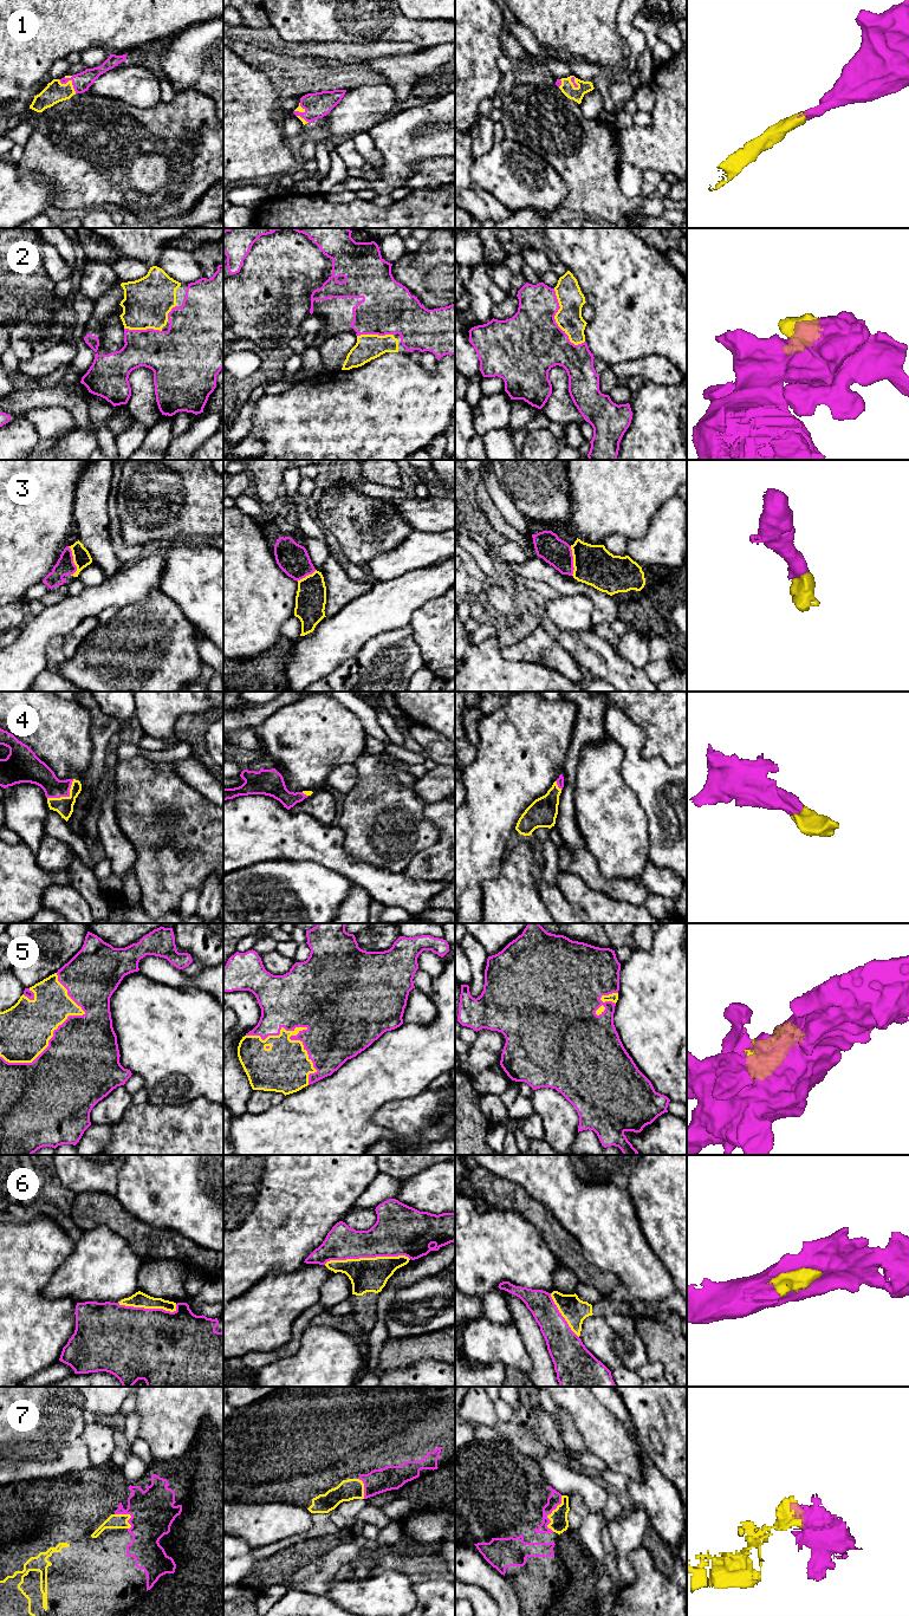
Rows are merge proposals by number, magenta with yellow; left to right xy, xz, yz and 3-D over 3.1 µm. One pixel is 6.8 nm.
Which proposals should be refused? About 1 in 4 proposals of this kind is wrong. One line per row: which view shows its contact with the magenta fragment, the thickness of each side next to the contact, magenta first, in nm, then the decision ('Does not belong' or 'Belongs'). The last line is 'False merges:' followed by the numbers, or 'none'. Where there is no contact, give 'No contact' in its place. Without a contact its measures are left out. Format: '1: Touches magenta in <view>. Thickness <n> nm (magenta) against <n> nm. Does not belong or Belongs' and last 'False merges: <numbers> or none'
1: Touches magenta in xy. Thickness 120 nm (magenta) against 140 nm. Belongs
2: Touches magenta in yz. Thickness 440 nm (magenta) against 180 nm. Belongs
3: Touches magenta in xy. Thickness 120 nm (magenta) against 120 nm. Belongs
4: Touches magenta in xy. Thickness 160 nm (magenta) against 130 nm. Belongs
5: Touches magenta in xz. Thickness 400 nm (magenta) against 340 nm. Belongs
6: Touches magenta in xz. Thickness 300 nm (magenta) against 240 nm. Belongs
7: Touches magenta in yz. Thickness 90 nm (magenta) against 120 nm. Belongs
False merges: none

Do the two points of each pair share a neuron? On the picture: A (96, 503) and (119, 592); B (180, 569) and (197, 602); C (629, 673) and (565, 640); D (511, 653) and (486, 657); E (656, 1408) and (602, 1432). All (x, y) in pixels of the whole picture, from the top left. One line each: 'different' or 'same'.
A: different
B: same
C: same
D: different
E: different

